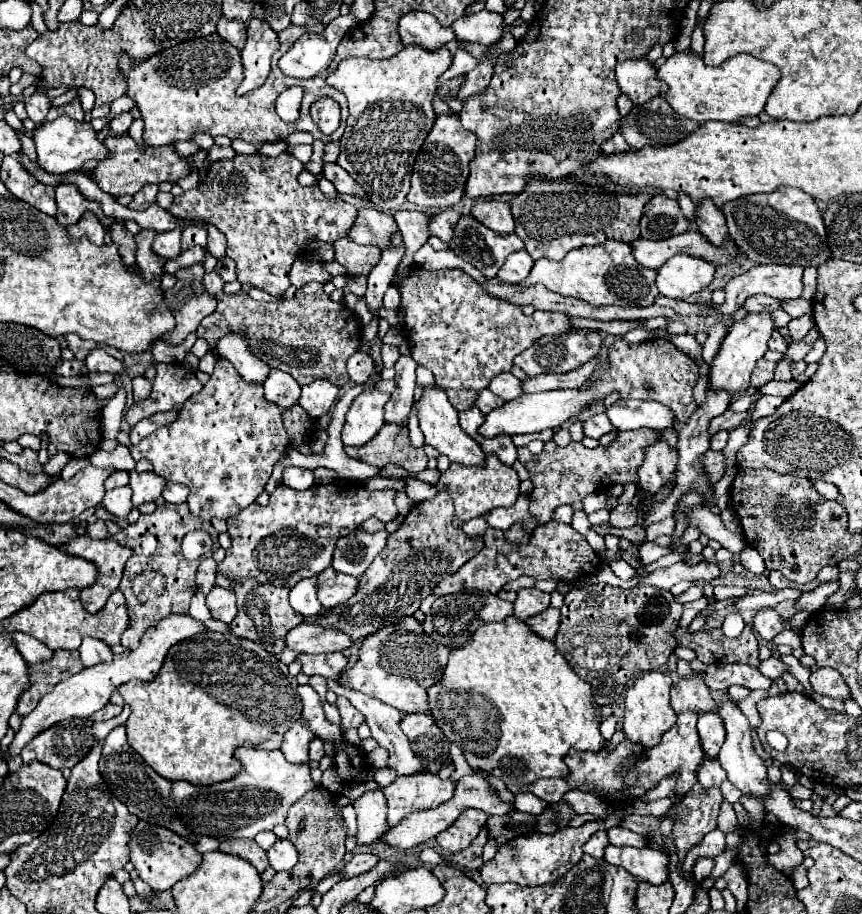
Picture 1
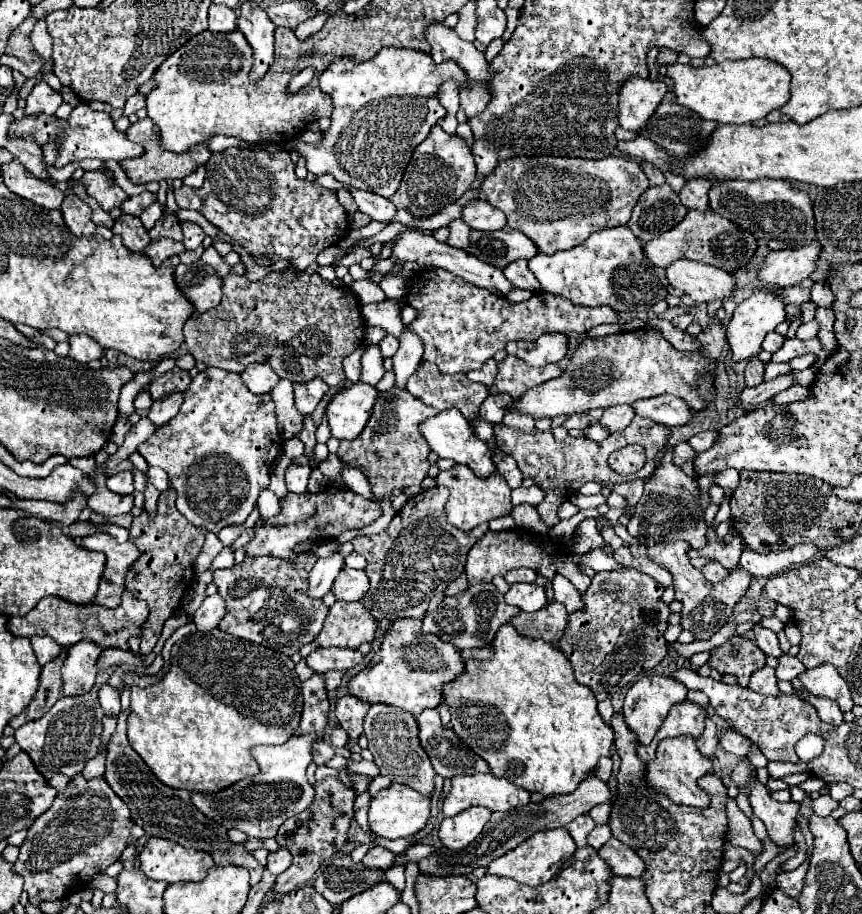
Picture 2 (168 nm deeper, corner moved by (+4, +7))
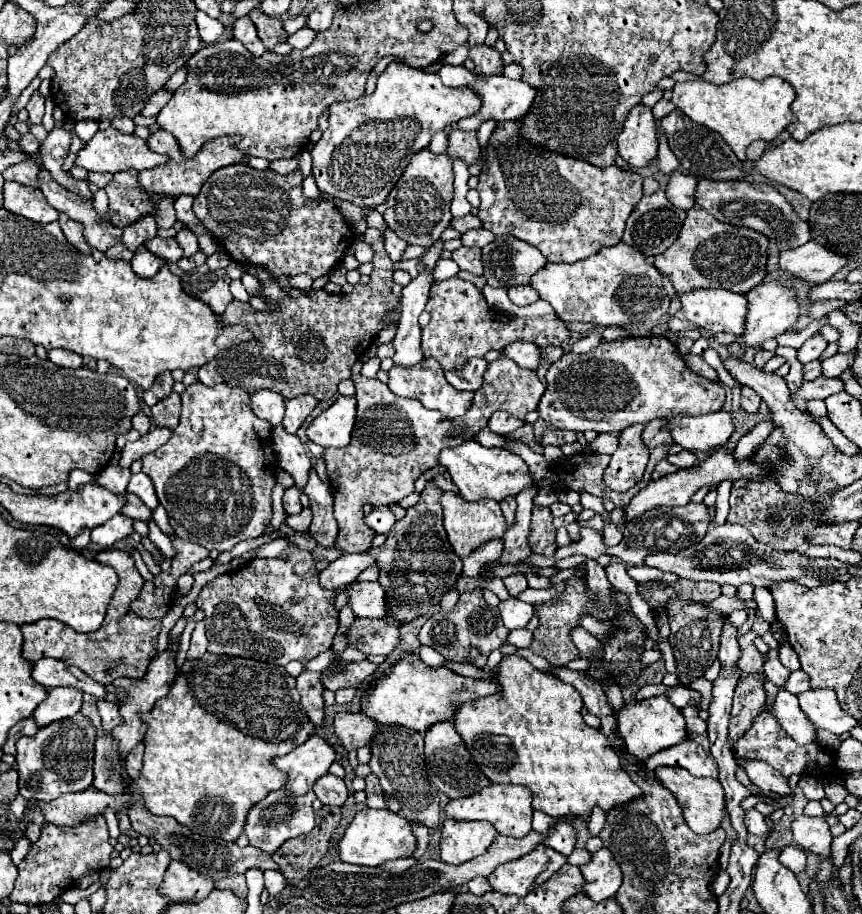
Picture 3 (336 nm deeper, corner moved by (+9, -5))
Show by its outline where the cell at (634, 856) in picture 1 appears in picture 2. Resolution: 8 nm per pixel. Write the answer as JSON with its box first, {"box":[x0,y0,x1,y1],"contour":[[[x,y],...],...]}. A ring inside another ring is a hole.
{"box":[599,838,647,876],"contour":[[[611,838],[607,844],[599,848],[599,856],[611,866],[611,872],[617,876],[641,876],[641,872],[647,870],[647,864],[627,848],[621,840]]]}

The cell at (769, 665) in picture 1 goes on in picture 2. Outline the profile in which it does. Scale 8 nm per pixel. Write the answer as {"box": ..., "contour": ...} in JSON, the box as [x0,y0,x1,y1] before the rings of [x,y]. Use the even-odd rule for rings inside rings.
{"box":[775,654,805,680],"contour":[[[783,654],[777,658],[777,668],[775,674],[779,680],[793,680],[797,678],[801,672],[805,670],[805,666],[791,654]]]}

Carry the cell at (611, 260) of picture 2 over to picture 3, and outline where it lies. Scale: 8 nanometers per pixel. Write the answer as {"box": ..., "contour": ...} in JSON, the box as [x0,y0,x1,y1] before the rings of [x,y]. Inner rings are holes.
{"box":[532,242,670,326],"contour":[[[618,242],[616,246],[602,248],[596,256],[590,256],[588,260],[580,260],[574,264],[552,264],[548,262],[546,268],[542,268],[536,276],[532,276],[532,288],[540,294],[542,300],[546,300],[564,322],[594,322],[598,326],[624,326],[624,324],[646,324],[654,326],[658,320],[662,320],[668,312],[670,298],[662,286],[662,274],[654,268],[648,258],[638,252],[636,248]]]}

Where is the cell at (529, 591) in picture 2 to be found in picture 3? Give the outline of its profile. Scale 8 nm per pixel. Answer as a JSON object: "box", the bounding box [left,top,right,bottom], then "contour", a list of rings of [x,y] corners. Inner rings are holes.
{"box":[500,598,534,630],"contour":[[[508,598],[504,602],[500,602],[500,616],[502,616],[502,622],[510,628],[510,630],[516,630],[516,628],[524,628],[532,614],[534,614],[534,608],[526,602],[520,602],[518,598]]]}

